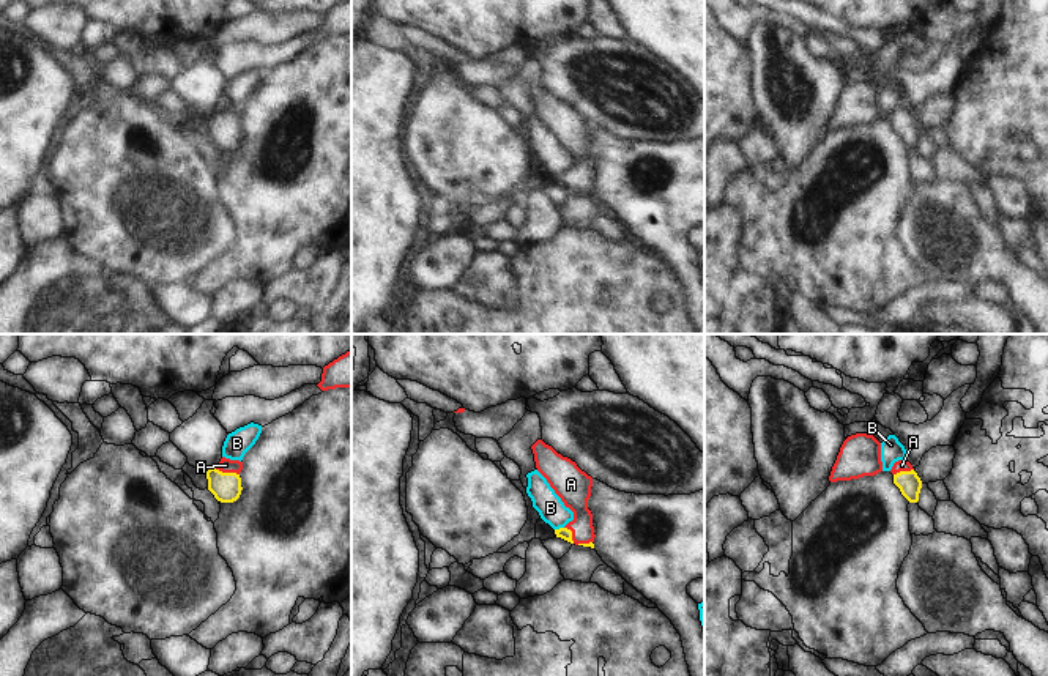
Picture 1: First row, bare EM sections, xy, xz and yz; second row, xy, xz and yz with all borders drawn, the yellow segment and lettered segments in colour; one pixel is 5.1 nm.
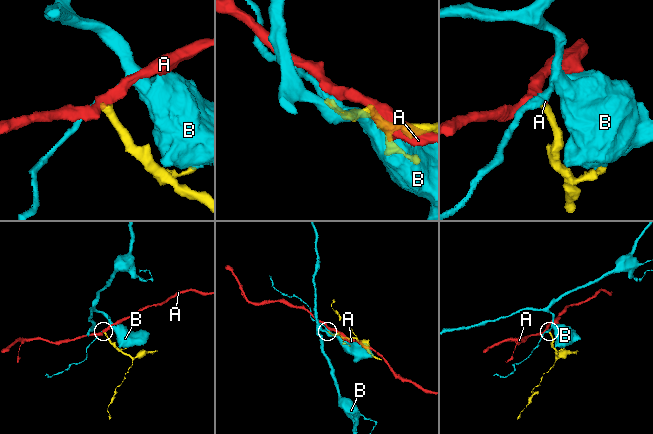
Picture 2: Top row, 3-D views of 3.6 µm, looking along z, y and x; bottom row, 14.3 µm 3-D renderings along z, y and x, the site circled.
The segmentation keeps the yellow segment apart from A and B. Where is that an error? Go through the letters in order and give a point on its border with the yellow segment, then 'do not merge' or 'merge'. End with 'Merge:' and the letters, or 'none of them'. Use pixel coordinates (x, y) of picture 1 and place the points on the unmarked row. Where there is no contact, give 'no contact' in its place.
A: meets yellow in xy at (227, 120); merge
B: meets yellow in xz at (560, 175); do not merge
Merge: A

